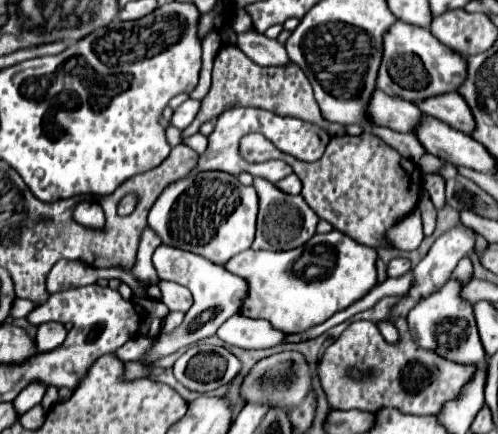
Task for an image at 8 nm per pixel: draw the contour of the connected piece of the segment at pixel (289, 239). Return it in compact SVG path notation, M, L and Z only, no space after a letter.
M255 178L253 182L259 196L259 216L257 216L257 236L253 242L253 250L293 250L303 246L313 234L319 222L317 214L305 204L301 196L291 196L275 188L275 184Z

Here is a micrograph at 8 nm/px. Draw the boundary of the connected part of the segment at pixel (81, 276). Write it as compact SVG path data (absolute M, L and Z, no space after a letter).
M61 260L51 268L51 272L47 276L47 290L49 290L49 294L55 294L63 288L93 284L99 278L107 278L107 272L105 270L93 270L89 266L83 266L81 262Z

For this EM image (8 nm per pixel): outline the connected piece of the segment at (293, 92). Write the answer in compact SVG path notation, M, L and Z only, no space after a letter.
M223 46L217 60L215 60L211 90L201 101L201 110L199 110L199 114L195 116L193 124L187 130L199 130L201 124L205 124L209 120L215 120L225 110L235 108L235 106L263 108L263 110L275 112L279 116L301 118L301 120L319 124L331 136L345 134L345 126L331 124L331 122L323 120L323 116L319 112L319 106L313 98L311 84L309 84L307 76L301 72L301 68L297 64L289 64L285 68L263 68L263 66L255 64L251 58L247 58L237 46Z

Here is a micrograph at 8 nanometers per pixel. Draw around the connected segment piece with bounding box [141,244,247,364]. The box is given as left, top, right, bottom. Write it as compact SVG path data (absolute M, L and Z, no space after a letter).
M161 244L155 254L153 254L153 266L157 270L157 276L159 280L169 280L169 282L177 282L185 288L191 290L195 302L193 306L189 308L189 312L185 314L185 320L173 330L173 332L159 332L155 336L155 342L151 346L149 352L145 352L145 356L141 358L143 362L147 364L153 364L189 344L195 344L203 338L209 338L217 332L217 328L227 320L231 318L233 314L239 312L241 308L241 302L245 300L247 296L247 282L235 274L229 274L223 266L217 266L209 260L205 260L203 256L199 254L193 254L193 252L185 252L185 250L179 250L179 248L173 248L173 246L165 246Z

